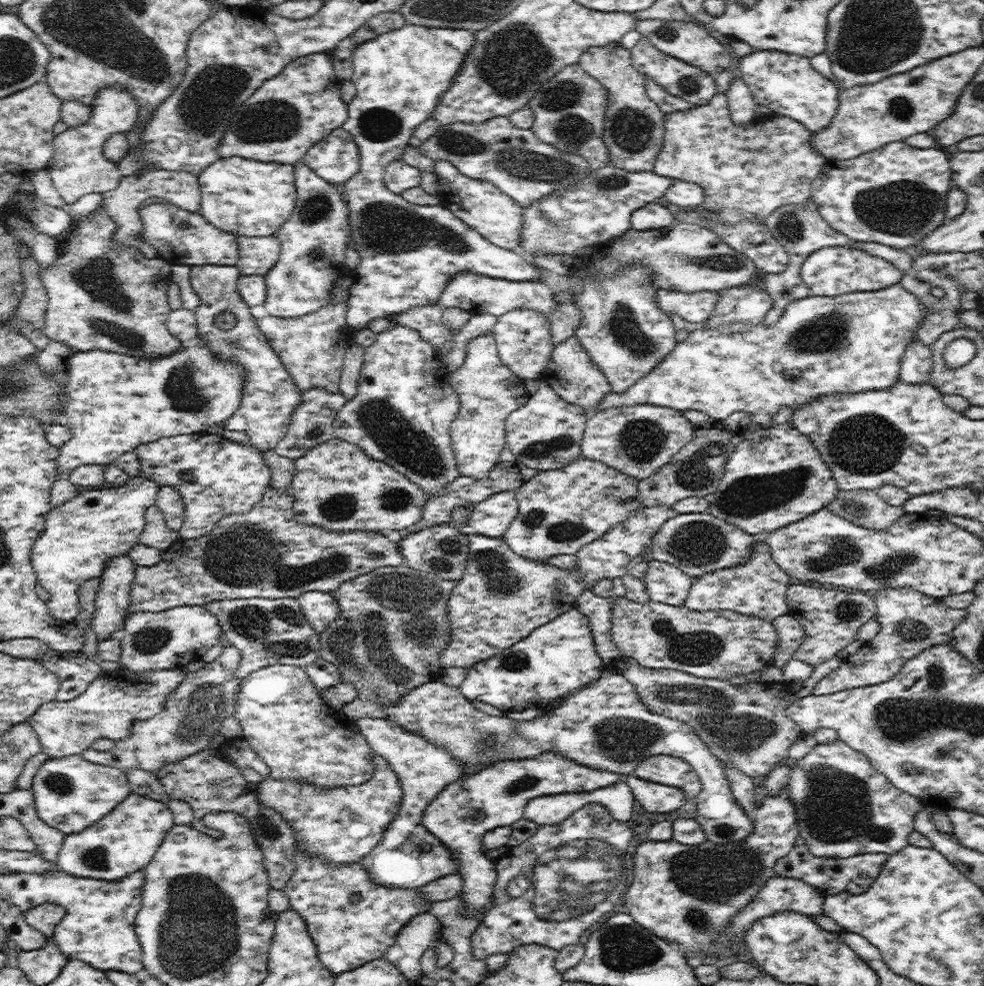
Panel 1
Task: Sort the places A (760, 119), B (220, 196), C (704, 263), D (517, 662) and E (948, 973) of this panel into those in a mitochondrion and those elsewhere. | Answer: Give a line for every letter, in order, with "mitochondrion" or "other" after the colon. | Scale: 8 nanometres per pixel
A: other
B: other
C: mitochondrion
D: mitochondrion
E: mitochondrion

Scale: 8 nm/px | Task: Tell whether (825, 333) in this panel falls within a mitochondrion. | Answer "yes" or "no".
yes

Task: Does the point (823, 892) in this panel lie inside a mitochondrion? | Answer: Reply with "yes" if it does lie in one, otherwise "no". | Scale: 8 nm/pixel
no

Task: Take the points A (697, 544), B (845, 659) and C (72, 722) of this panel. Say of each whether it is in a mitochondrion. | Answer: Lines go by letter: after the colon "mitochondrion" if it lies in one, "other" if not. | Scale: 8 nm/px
A: mitochondrion
B: other
C: mitochondrion

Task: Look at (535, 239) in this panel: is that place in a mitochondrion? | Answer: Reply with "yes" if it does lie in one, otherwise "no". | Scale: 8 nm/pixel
no

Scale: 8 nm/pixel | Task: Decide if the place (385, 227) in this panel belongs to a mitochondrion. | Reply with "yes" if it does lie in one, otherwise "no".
yes

